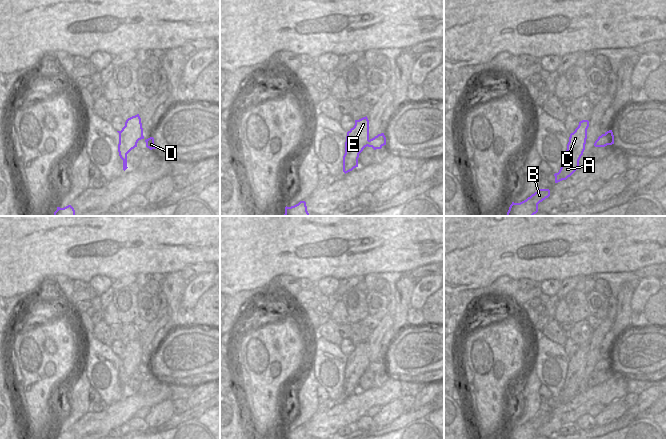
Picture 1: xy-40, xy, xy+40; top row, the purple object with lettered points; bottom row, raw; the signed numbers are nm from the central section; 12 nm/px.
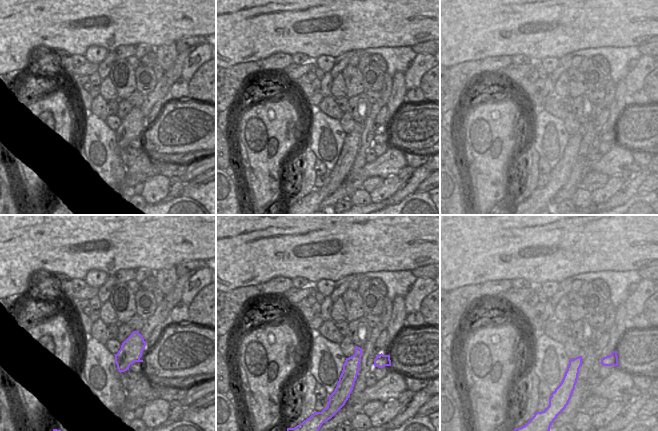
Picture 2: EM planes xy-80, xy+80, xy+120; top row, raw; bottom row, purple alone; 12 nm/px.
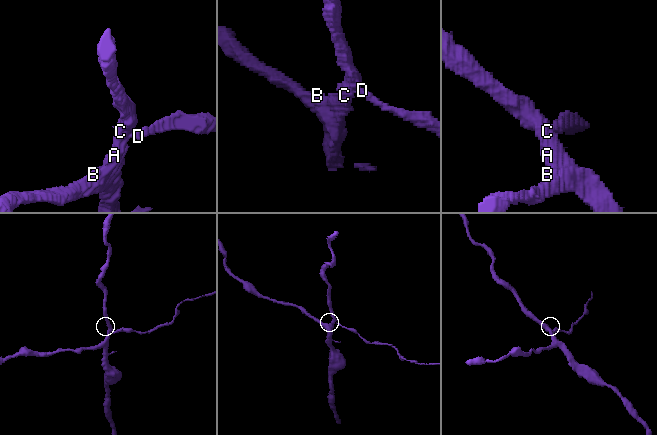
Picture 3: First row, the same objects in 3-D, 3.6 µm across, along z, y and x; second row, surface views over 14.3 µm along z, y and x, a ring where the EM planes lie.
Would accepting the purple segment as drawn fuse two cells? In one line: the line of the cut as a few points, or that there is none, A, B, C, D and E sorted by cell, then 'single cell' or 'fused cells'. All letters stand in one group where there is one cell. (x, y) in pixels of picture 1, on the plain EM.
cut xy (370, 364), (366, 369); groups A B C E / D; fused cells

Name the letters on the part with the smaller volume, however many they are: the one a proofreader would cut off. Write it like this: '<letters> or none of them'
D

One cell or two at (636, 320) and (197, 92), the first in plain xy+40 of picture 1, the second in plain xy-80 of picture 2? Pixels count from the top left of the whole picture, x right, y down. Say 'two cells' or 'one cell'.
two cells

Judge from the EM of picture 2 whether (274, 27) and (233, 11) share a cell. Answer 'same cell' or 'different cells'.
same cell

